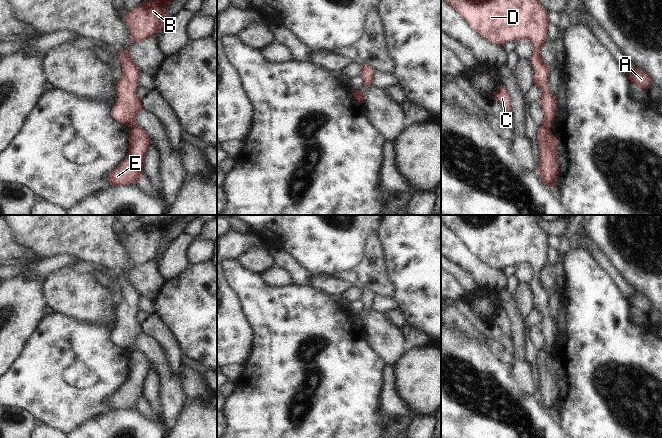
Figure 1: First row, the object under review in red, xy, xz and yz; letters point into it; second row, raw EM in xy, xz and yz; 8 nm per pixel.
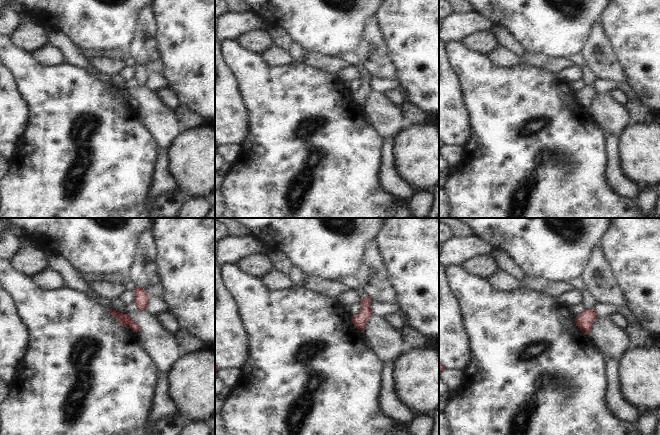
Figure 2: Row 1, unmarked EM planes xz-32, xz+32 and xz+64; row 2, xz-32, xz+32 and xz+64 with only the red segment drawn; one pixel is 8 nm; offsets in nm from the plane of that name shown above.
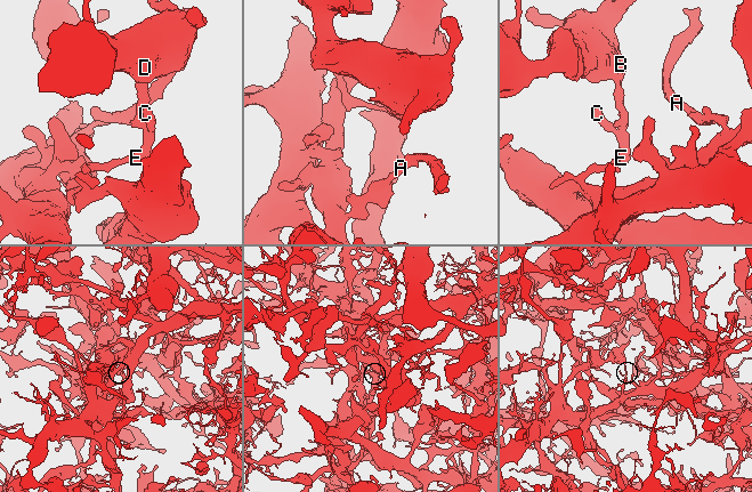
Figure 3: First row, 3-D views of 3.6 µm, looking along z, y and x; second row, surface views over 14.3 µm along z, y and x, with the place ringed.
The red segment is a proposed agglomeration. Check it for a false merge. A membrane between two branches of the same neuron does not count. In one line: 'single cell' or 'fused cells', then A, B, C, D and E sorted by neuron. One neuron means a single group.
fused cells; groups A C E / B D

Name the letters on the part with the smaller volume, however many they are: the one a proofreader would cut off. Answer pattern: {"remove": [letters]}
{"remove": ["A", "C", "E"]}

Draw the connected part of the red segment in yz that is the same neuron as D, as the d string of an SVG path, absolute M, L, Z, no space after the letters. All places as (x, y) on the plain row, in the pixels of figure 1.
M441 215L441 222L450 228L470 250L490 267L504 270L513 264L530 264L533 268L531 286L534 307L541 314L538 324L543 334L543 350L551 352L557 339L557 323L549 313L549 290L542 282L549 251L548 235L534 215Z

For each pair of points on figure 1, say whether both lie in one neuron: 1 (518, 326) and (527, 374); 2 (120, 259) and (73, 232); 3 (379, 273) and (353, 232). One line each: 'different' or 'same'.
1: same
2: same
3: different

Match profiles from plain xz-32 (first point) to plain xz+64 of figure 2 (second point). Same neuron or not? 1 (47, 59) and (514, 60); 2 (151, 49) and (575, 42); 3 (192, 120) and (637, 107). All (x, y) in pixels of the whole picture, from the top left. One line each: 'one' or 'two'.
1: one
2: two
3: one

